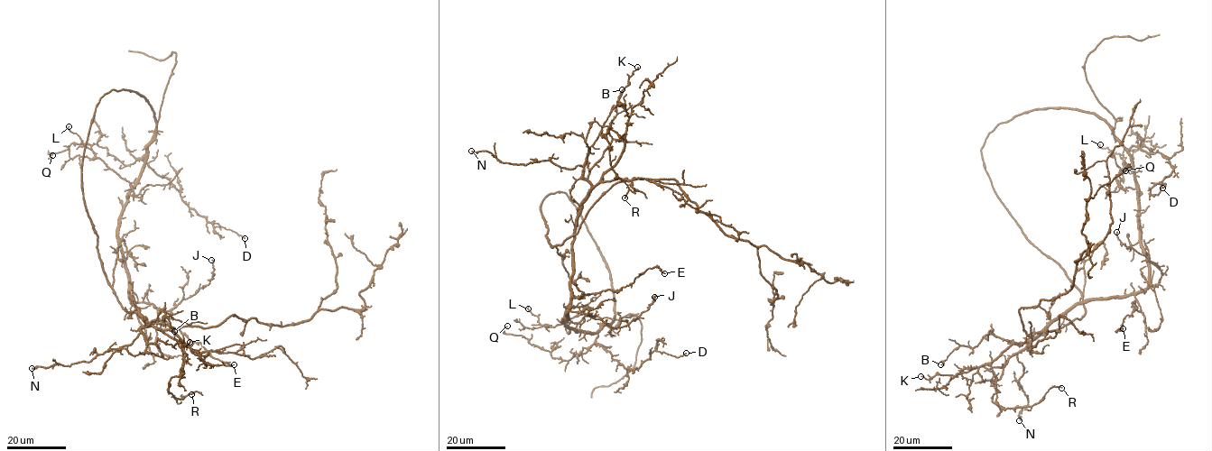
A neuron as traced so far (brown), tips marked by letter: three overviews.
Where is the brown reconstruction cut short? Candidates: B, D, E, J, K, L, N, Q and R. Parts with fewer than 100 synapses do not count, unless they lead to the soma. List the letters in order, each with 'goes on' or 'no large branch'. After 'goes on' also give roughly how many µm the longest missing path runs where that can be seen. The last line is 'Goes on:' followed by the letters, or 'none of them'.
B: no large branch
D: no large branch
E: no large branch
J: no large branch
K: no large branch
L: no large branch
N: no large branch
Q: no large branch
R: no large branch
Goes on: none of them

